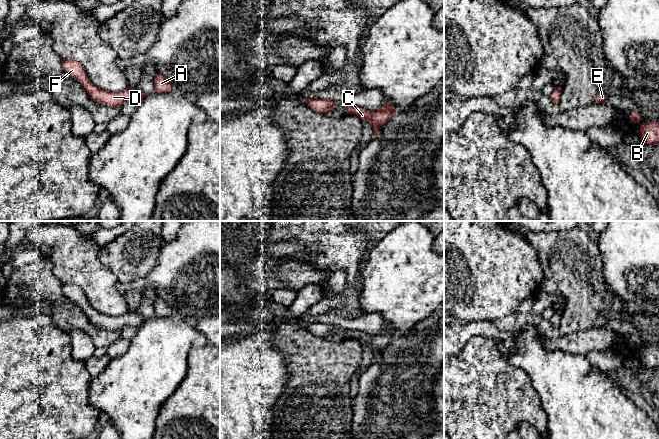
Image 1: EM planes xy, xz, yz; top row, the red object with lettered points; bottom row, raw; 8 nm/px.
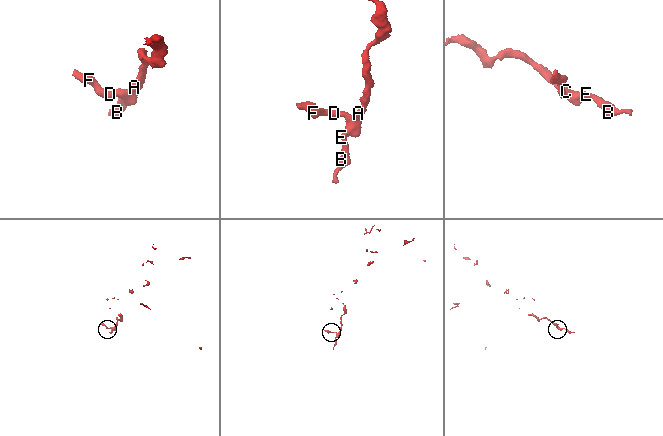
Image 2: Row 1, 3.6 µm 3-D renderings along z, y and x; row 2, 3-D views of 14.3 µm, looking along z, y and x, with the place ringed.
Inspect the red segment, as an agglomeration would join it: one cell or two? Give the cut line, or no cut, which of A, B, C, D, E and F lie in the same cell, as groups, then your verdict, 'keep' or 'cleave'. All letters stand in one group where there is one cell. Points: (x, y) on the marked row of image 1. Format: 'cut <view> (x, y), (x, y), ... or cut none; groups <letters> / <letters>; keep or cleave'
cut none; groups A B C D E F; keep

